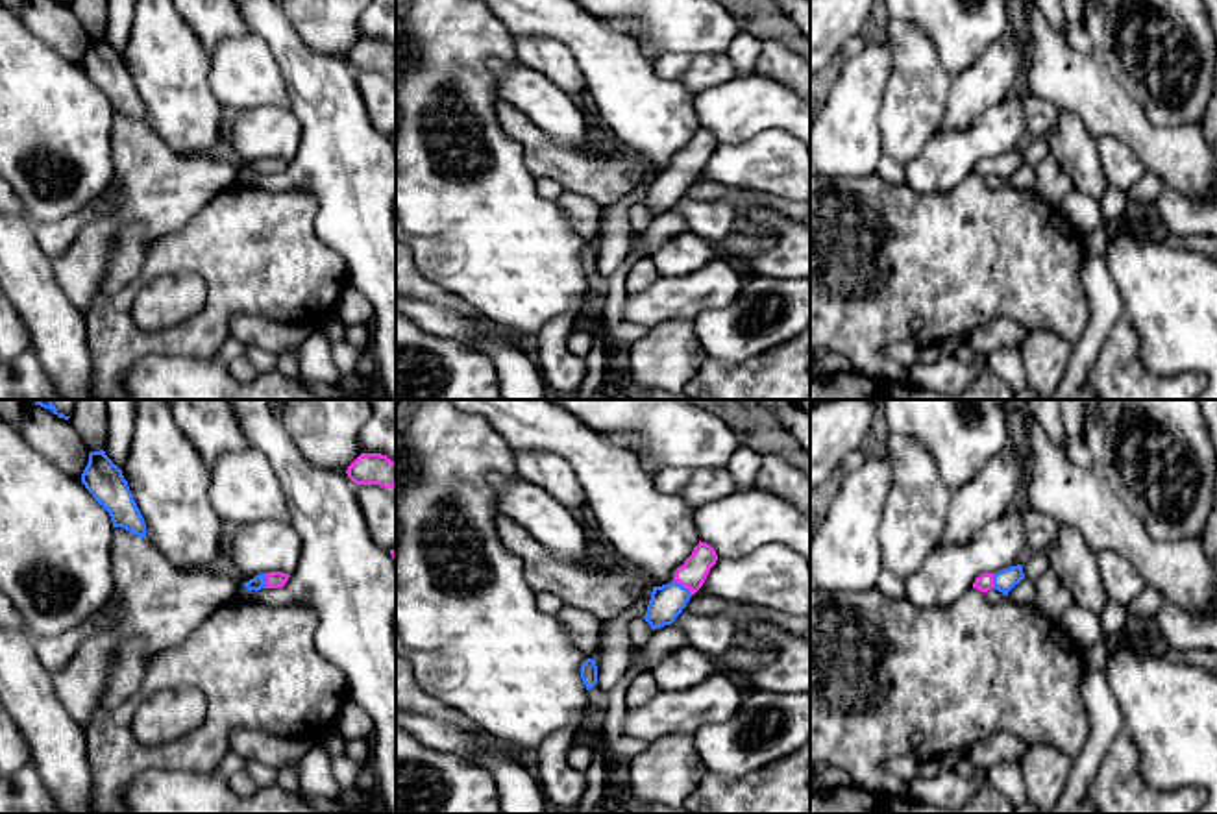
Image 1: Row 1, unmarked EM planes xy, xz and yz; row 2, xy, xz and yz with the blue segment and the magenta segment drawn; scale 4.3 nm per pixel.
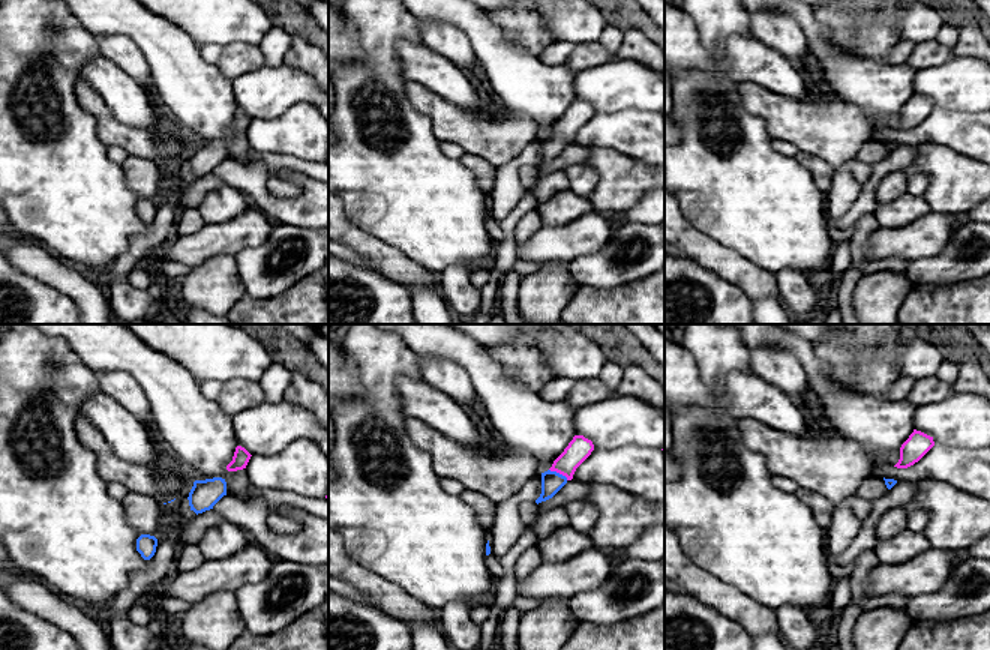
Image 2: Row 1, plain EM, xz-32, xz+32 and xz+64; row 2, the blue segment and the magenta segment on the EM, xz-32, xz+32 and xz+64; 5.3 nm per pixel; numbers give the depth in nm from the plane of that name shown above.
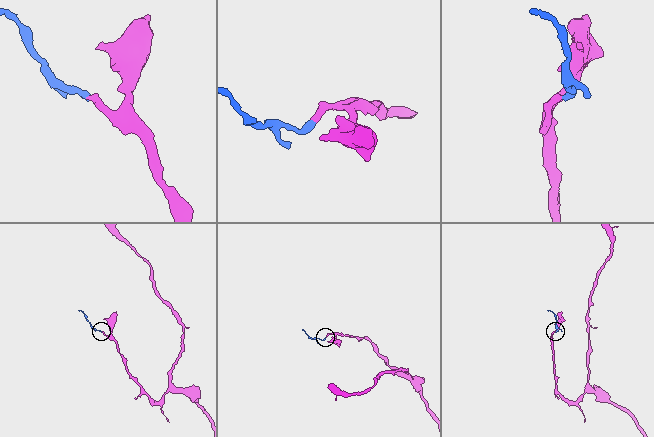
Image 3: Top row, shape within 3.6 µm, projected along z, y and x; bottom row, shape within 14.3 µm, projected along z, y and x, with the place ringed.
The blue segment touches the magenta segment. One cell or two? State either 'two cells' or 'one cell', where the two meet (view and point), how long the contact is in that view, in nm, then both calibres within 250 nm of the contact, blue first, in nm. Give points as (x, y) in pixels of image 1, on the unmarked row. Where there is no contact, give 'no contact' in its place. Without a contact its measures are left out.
one cell | xz (681, 171) | 110 nm | 150/120 nm

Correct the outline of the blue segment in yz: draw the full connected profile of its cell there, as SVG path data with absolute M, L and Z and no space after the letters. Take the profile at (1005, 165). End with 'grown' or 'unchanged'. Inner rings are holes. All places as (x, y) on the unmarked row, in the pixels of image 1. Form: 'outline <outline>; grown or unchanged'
outline M1017 150L1017 152L1004 154L997 159L990 159L990 157L982 159L980 163L975 165L973 174L984 179L995 174L1004 181L1008 181L1008 178L1023 165L1025 165L1023 152Z; grown

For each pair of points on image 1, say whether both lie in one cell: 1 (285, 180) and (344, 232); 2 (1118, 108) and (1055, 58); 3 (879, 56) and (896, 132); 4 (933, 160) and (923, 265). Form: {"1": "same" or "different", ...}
{"1": "same", "2": "same", "3": "different", "4": "different"}

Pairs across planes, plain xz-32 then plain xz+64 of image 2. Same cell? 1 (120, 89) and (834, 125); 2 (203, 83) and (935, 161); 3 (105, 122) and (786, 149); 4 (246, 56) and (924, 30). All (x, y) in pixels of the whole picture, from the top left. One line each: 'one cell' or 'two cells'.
1: two cells
2: two cells
3: two cells
4: two cells

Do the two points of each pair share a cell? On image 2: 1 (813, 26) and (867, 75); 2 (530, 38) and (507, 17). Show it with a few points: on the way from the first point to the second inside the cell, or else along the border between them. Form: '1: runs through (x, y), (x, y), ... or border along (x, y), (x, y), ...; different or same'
1: runs through (819, 42), (851, 74); same
2: runs through (524, 32), (513, 21); same

